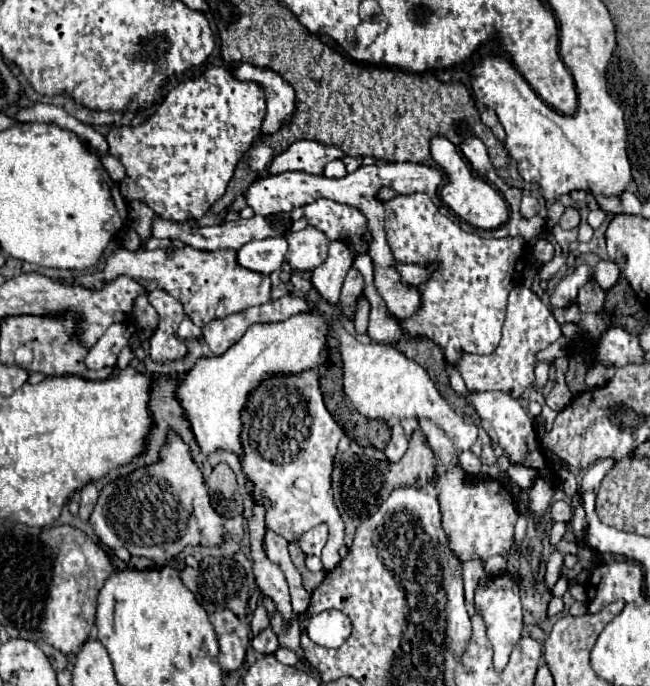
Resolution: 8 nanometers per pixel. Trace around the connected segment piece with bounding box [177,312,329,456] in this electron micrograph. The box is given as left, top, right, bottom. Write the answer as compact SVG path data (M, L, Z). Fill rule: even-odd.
M315 312L295 314L279 324L251 326L251 330L247 330L247 334L223 356L201 358L189 374L179 376L177 398L191 420L191 428L203 454L225 448L239 456L243 452L239 442L239 412L243 410L247 394L271 374L299 374L307 368L319 366L327 338L329 328L323 316Z

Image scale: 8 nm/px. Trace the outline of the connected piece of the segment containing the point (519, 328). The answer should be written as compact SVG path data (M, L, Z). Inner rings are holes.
M525 286L513 288L509 294L507 304L507 318L503 326L503 338L493 354L477 356L477 354L463 354L459 360L459 372L469 390L485 392L485 390L501 390L515 394L519 398L527 386L533 384L533 368L535 368L535 354L545 350L549 344L561 338L561 326L555 322L551 310Z

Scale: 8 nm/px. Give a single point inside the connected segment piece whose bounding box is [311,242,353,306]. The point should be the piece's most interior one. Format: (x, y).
(327, 279)

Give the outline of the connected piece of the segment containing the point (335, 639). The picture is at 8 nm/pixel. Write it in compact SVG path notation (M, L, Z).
M329 610L313 616L303 612L297 620L301 632L323 648L339 648L351 634L351 620L339 610Z

